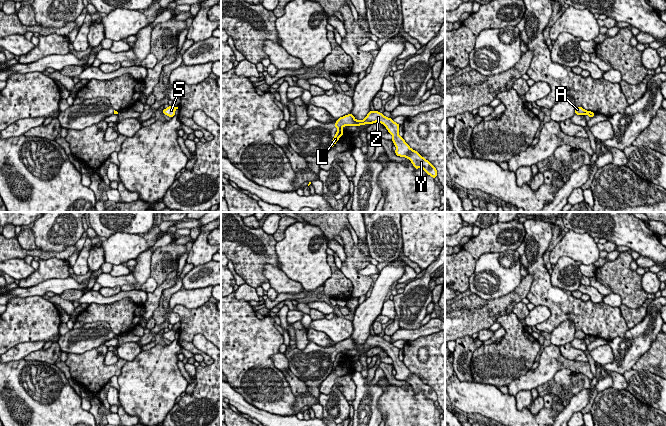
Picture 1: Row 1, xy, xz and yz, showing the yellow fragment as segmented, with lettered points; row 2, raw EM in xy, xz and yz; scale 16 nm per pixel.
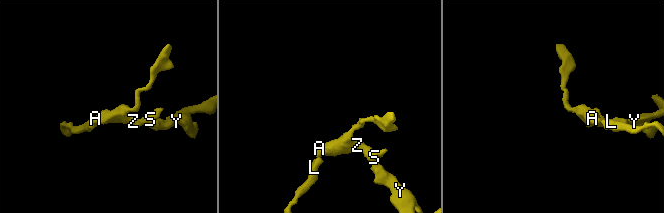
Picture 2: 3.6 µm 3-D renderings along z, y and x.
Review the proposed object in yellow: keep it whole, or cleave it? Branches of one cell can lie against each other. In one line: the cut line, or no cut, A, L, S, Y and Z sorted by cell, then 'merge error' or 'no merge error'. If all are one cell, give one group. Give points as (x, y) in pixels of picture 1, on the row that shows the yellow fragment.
cut in xz along (338, 128), (341, 129); A S Y Z / L; merge error

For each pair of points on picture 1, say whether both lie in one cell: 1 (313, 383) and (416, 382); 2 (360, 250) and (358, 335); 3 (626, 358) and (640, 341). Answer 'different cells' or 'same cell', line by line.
1: same cell
2: different cells
3: same cell

